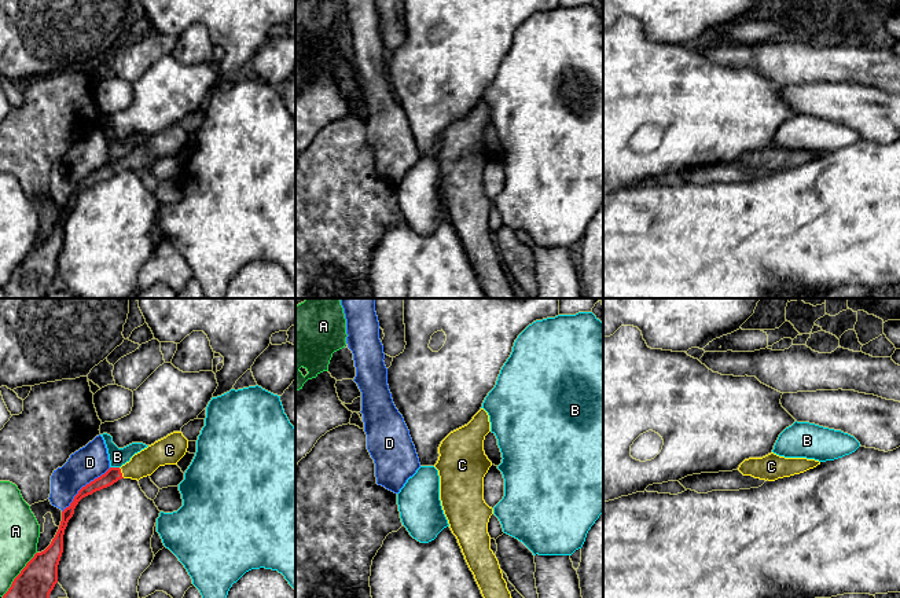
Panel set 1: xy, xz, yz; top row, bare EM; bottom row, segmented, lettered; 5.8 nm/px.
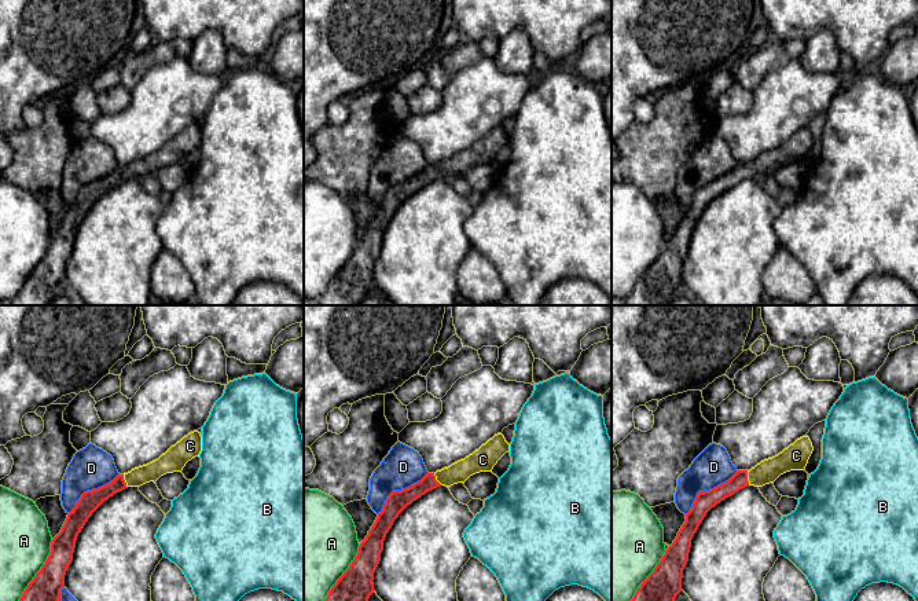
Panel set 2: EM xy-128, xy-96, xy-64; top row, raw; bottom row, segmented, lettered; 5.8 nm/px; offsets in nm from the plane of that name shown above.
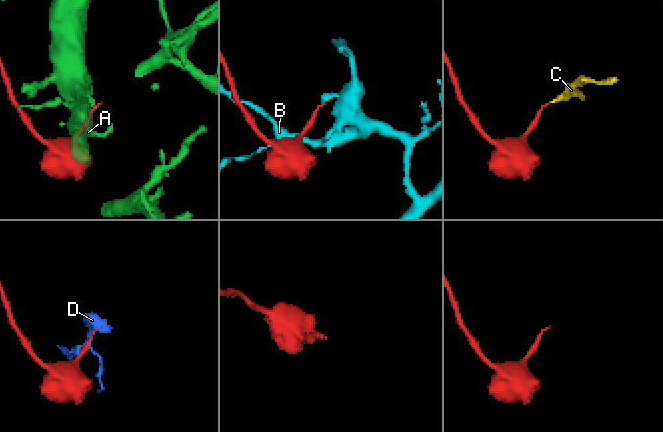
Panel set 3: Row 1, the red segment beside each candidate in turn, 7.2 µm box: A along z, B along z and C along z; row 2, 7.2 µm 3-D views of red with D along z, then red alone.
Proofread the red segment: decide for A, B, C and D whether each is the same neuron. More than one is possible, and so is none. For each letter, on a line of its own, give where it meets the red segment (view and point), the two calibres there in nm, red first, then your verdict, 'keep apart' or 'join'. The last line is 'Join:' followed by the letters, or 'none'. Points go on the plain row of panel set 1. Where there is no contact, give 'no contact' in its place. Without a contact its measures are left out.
A: meets red in xy at (19, 266); 220 nm thick on the red side, 240 nm on the other; keep apart
B: meets red in xy at (114, 160); 90 nm thick on the red side, 110 nm on the other; keep apart
C: meets red in xy at (121, 165); 90 nm thick on the red side, 150 nm on the other; join
D: meets red in xy at (85, 178); 90 nm thick on the red side, 200 nm on the other; keep apart
Join: C

